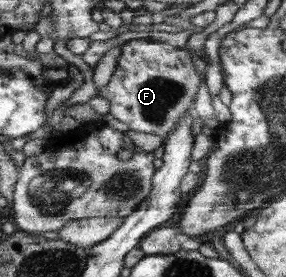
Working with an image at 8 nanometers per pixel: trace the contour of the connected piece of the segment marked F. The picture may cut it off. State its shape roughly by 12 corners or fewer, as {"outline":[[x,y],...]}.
{"outline":[[133,39],[98,95],[166,139],[194,107],[192,53]]}

